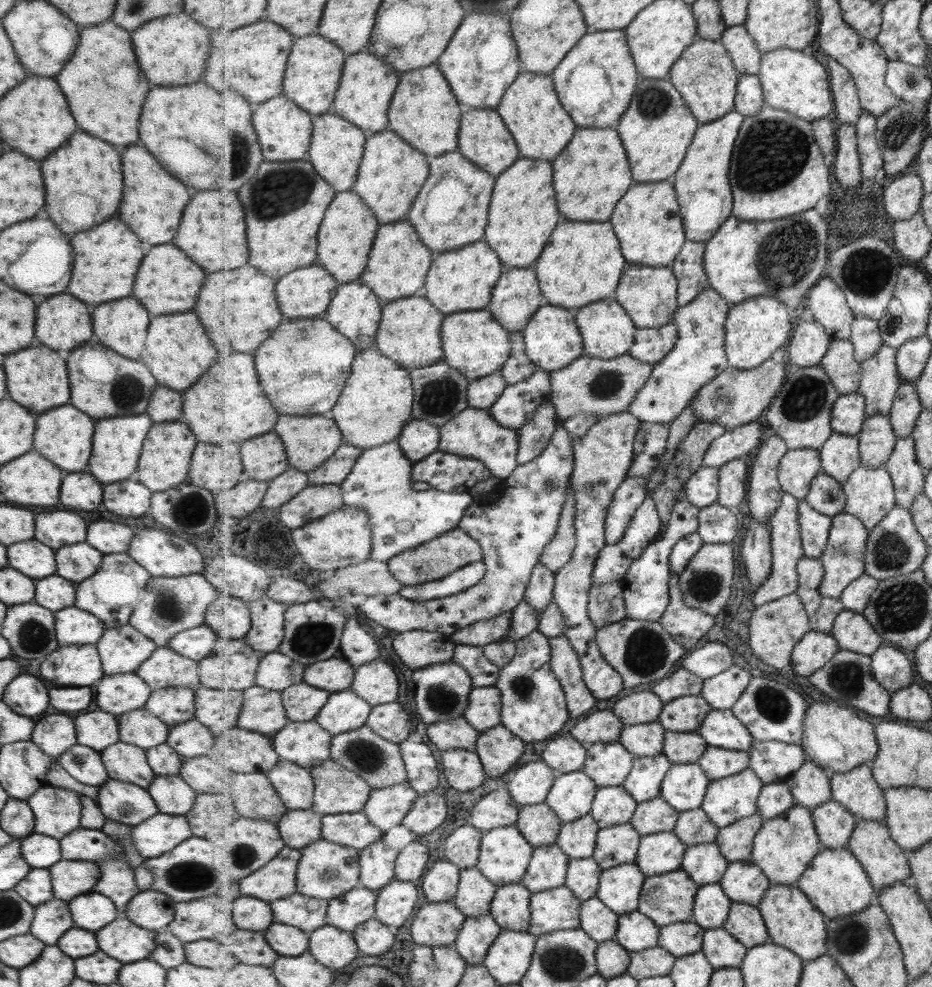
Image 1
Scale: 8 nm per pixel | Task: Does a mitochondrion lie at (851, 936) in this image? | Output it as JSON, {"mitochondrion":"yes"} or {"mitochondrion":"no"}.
{"mitochondrion":"yes"}

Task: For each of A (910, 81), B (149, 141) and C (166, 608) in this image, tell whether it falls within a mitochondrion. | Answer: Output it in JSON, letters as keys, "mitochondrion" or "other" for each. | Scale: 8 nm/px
{"A":"mitochondrion","B":"other","C":"mitochondrion"}

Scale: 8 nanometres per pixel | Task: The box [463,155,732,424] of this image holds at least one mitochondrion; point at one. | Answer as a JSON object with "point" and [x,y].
{"point":[606,384]}

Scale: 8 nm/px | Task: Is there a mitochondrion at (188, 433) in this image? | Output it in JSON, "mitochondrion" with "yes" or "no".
{"mitochondrion":"no"}

